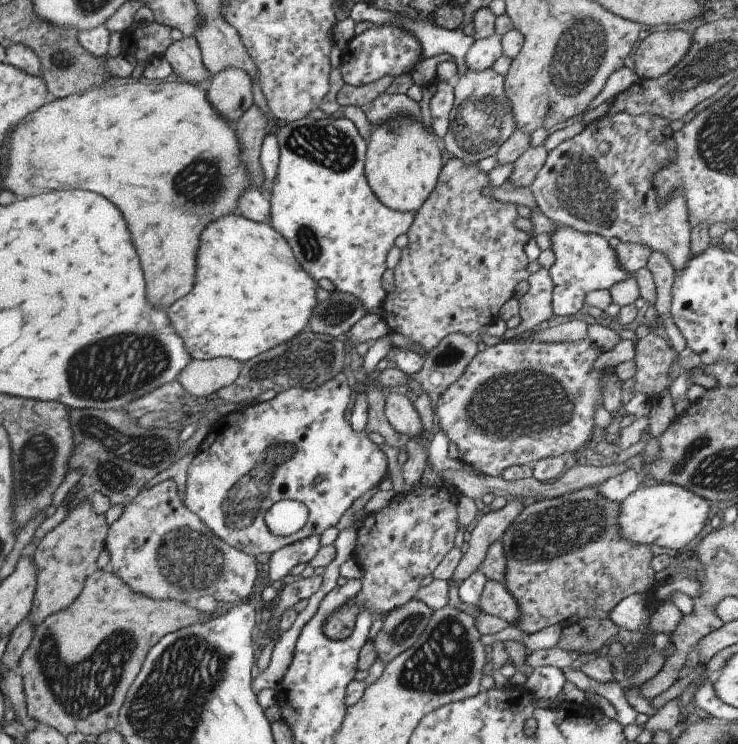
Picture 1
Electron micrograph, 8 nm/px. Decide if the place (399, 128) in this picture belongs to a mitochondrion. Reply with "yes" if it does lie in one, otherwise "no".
yes

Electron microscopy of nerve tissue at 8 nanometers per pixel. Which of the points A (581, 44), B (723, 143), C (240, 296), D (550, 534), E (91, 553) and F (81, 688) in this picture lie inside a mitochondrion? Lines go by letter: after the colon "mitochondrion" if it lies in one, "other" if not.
A: mitochondrion
B: mitochondrion
C: other
D: mitochondrion
E: other
F: mitochondrion

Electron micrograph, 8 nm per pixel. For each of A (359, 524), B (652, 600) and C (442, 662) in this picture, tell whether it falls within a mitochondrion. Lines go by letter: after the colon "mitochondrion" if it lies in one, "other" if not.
A: other
B: other
C: mitochondrion

